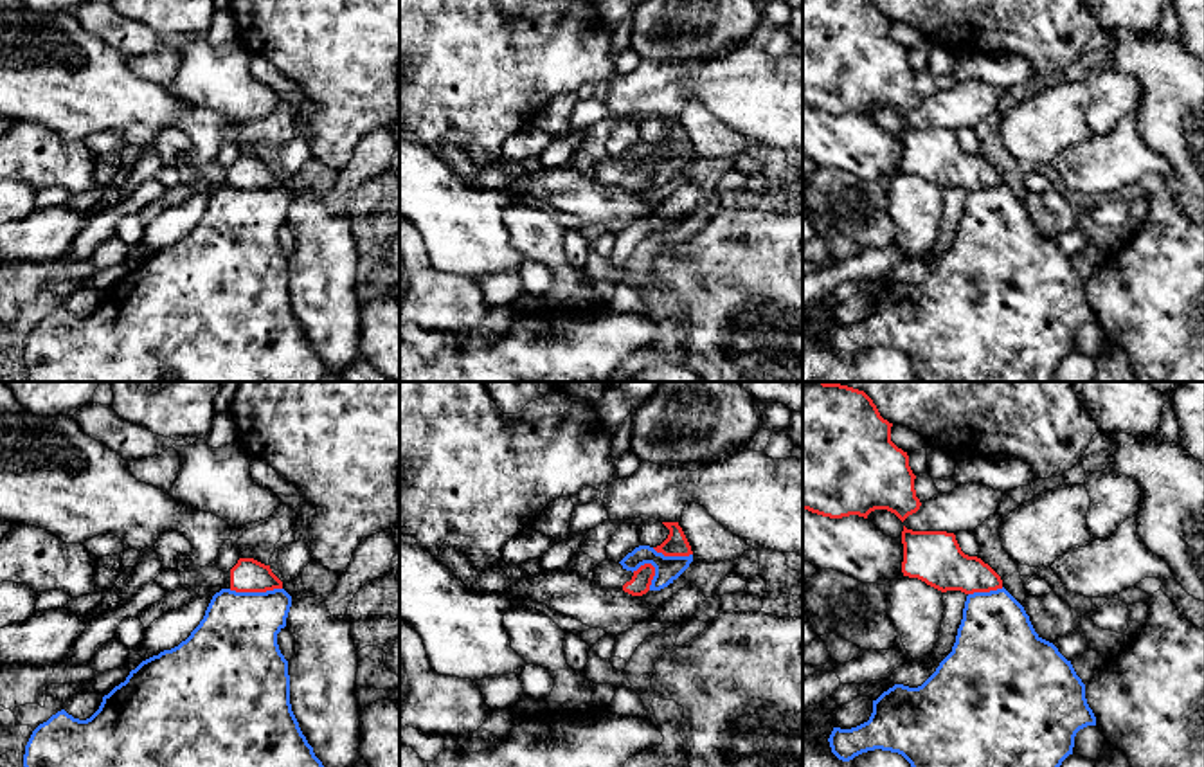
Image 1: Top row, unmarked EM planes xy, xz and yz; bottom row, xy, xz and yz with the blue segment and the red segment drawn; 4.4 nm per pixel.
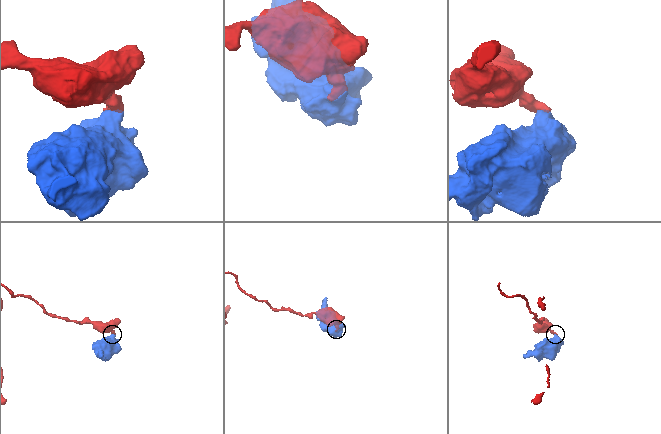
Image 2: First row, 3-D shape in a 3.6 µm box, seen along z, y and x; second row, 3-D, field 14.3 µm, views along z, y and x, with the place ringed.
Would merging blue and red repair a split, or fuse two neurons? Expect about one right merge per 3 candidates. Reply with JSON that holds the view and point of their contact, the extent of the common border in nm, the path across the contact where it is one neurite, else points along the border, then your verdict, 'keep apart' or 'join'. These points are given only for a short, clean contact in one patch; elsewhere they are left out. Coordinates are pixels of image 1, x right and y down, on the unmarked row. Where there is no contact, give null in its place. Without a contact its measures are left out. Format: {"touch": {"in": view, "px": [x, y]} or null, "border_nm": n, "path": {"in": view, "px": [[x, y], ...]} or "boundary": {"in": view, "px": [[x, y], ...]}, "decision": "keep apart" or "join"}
{"touch": {"in": "xy", "px": [254, 189]}, "border_nm": 240, "boundary": {"in": "xy", "px": [[281, 184], [267, 188], [229, 186]]}, "decision": "keep apart"}

